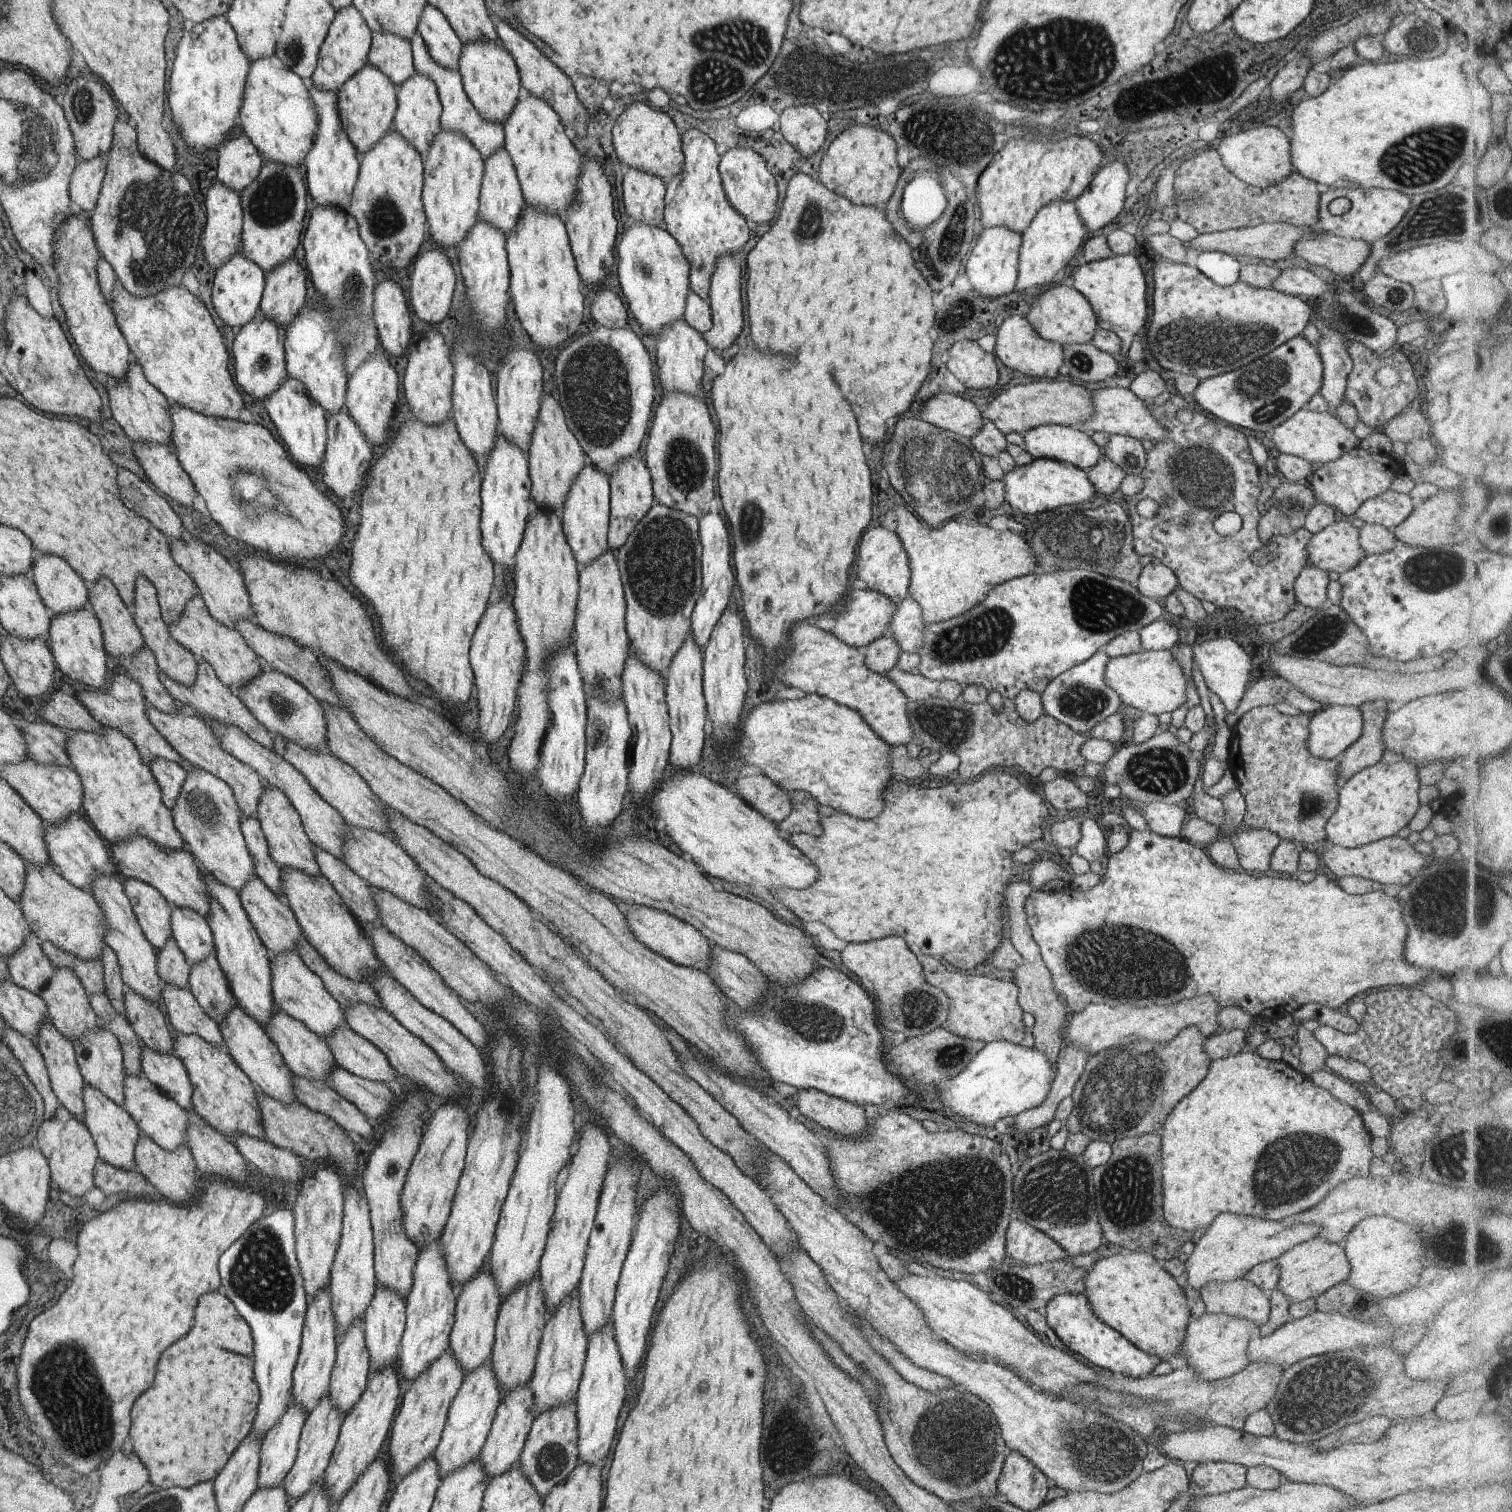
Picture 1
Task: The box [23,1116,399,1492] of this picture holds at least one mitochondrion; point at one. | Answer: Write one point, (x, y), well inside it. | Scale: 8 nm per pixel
(65, 1372)

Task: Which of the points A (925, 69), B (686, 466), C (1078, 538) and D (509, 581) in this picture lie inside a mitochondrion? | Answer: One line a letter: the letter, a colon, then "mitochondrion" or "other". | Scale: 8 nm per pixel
A: other
B: mitochondrion
C: mitochondrion
D: other

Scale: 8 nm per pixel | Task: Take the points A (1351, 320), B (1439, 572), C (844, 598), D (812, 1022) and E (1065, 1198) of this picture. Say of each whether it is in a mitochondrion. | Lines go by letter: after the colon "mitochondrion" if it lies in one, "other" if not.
A: mitochondrion
B: mitochondrion
C: other
D: mitochondrion
E: mitochondrion

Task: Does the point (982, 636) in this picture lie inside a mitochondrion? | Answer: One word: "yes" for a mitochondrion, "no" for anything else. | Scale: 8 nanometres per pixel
yes

